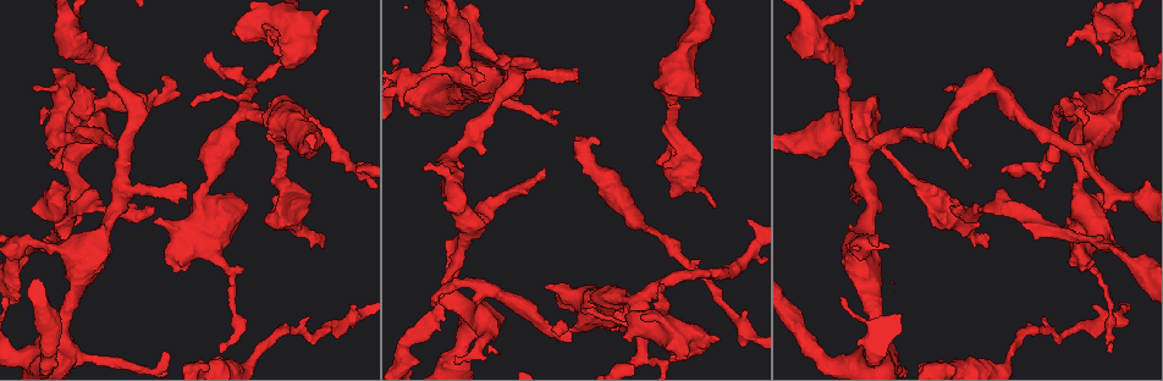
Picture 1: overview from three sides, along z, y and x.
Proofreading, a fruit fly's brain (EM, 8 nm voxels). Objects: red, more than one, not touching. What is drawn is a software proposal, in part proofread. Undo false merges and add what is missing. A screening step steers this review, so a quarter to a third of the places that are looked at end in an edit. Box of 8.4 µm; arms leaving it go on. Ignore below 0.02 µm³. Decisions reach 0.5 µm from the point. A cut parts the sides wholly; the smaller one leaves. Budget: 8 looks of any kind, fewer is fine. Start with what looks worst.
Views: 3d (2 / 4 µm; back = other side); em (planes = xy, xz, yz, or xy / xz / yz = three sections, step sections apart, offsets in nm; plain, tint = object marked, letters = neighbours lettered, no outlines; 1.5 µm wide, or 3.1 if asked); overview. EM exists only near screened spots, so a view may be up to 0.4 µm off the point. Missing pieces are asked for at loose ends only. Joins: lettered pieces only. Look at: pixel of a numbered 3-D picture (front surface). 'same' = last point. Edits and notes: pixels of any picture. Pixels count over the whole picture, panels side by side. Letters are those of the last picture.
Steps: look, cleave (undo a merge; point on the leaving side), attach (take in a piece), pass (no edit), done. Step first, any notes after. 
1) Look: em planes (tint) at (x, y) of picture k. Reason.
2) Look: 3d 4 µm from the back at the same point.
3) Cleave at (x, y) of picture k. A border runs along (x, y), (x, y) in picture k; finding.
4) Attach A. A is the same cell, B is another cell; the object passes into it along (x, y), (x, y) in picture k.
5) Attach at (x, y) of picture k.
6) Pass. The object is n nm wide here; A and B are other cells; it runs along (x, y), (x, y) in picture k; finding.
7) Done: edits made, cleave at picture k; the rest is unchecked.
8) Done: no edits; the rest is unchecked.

Look: 3d 2 µm at (544, 168) of picture 1. Free end.

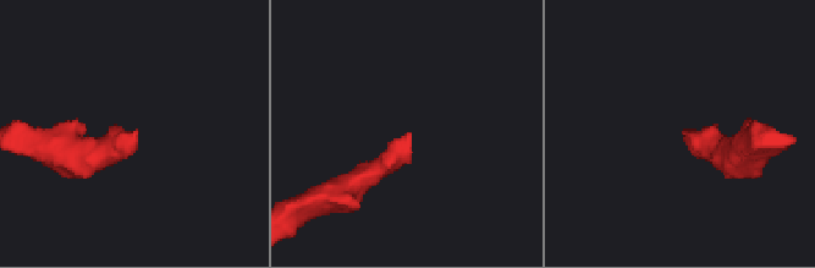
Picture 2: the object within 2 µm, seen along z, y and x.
Look: em xz step 4 (letters) at (136, 136) of picture 2.

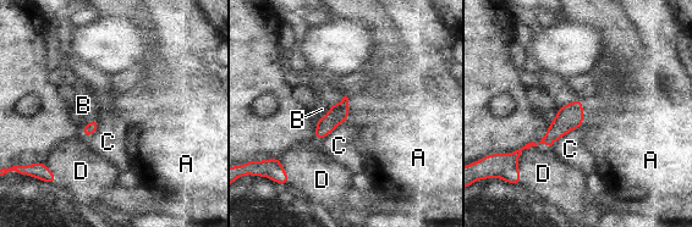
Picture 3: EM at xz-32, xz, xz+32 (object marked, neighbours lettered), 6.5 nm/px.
Look: em xy step 8 (letters) at the same point. Cut it another way.

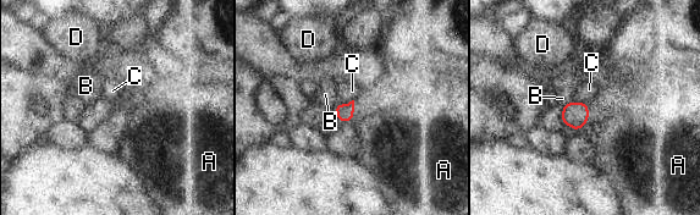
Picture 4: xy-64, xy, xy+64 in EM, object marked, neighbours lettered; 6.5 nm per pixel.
Pass. A, B, C and D are other cells; a border runs along (572, 100), (588, 102) in picture 4; none of them fits.

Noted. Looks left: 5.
Look: em yz step 4 (tint) at (987, 246) of picture 1. Free end.

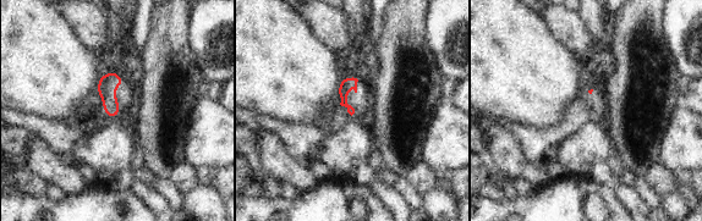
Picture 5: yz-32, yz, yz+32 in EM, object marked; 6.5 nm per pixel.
Look: em planes (letters) at the same point. Another direction.

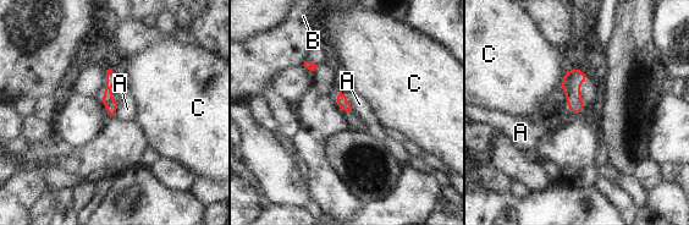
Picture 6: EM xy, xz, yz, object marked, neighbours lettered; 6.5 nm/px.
Pass. A, B and C are other cells; it runs along (109, 72), (108, 102), (111, 110) in picture 6; none of them fits.

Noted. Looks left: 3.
Look: 3d 4 µm at (153, 220) of picture 1. An open end.

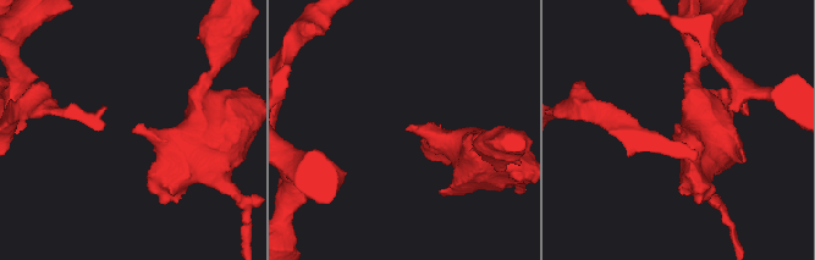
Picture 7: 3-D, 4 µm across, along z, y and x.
Look: em xy step 8 (letters) at (409, 126) of picture 7. Shape alone is not enough.

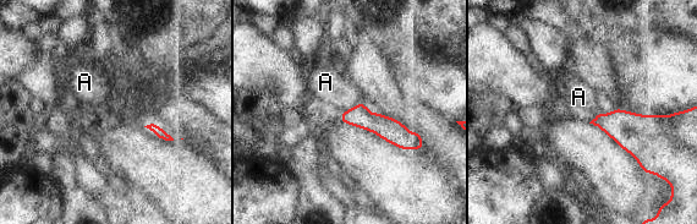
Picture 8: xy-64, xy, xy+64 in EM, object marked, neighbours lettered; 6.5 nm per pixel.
Pass. A is another cell; a border runs along (361, 100), (341, 112) in picture 8; no lettered piece goes on from it.

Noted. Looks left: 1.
Done: no edits; the rest is unchecked.

